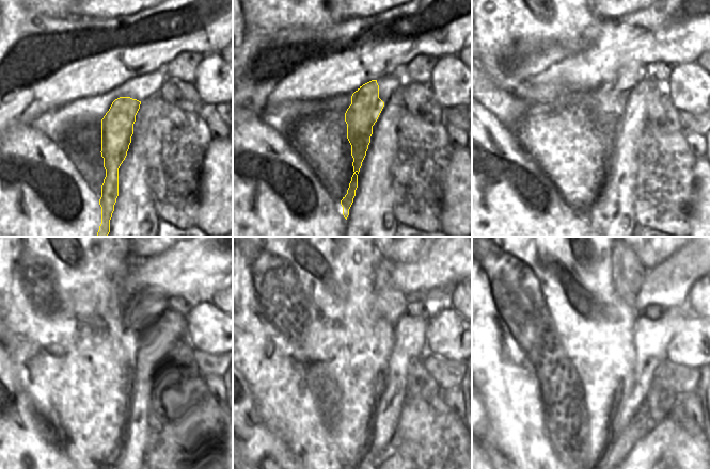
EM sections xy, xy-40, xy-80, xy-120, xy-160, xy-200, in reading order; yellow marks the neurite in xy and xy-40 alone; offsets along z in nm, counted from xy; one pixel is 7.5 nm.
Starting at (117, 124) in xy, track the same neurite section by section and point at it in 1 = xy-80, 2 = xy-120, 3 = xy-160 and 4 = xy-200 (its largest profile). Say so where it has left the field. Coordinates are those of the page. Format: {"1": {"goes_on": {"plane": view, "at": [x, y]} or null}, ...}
{"1": {"goes_on": {"plane": "xy-80", "at": [609, 100]}}, "2": {"goes_on": {"plane": "xy-120", "at": [147, 310]}}, "3": {"goes_on": {"plane": "xy-160", "at": [391, 304]}}, "4": {"goes_on": {"plane": "xy-200", "at": [616, 258]}}}

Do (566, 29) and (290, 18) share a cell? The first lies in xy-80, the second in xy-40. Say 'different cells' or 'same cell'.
same cell

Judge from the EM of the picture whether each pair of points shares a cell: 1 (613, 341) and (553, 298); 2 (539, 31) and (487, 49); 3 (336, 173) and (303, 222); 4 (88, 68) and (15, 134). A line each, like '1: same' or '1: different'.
1: same
2: same
3: different
4: different

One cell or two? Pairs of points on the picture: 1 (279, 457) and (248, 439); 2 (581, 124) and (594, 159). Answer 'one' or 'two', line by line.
1: one
2: one

